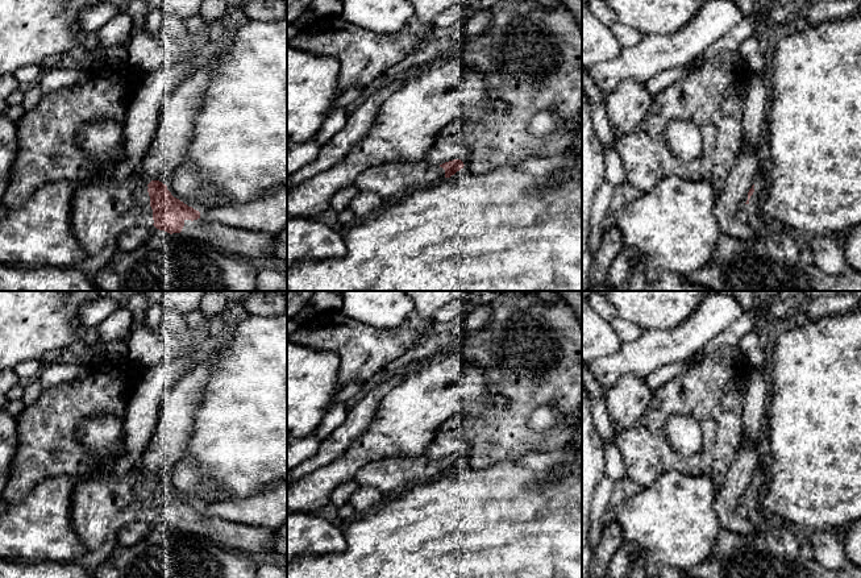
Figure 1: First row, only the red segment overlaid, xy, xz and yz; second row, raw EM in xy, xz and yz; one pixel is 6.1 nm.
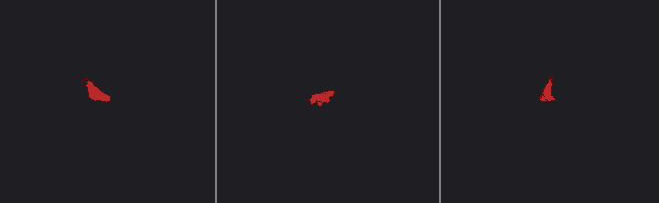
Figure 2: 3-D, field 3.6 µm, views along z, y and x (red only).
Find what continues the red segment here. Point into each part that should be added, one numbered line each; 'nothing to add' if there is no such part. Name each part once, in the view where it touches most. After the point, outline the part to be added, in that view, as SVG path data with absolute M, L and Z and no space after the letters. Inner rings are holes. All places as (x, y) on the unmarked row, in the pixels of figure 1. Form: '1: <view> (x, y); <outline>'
1: xy (104, 503); M113 415L83 419L78 425L78 437L97 457L107 463L97 471L87 475L83 483L74 486L70 506L70 524L84 545L84 553L72 562L84 567L88 573L104 564L118 545L118 532L128 524L136 521L151 521L153 504L147 478L140 465L124 475L116 475L113 466L125 453L124 420Z
2: xy (246, 539); M200 512L194 516L184 515L180 529L246 554L273 552L275 531L269 528L237 524L221 517L204 517Z

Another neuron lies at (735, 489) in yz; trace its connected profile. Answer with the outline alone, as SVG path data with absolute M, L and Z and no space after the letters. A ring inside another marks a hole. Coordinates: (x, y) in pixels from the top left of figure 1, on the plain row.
M743 440L741 448L732 463L724 483L719 487L714 508L723 529L741 535L756 533L761 525L740 513L740 503L748 495L748 487L754 479L760 465L756 442Z

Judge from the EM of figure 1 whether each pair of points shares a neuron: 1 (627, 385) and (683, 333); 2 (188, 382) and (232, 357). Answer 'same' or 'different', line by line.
1: different
2: different

